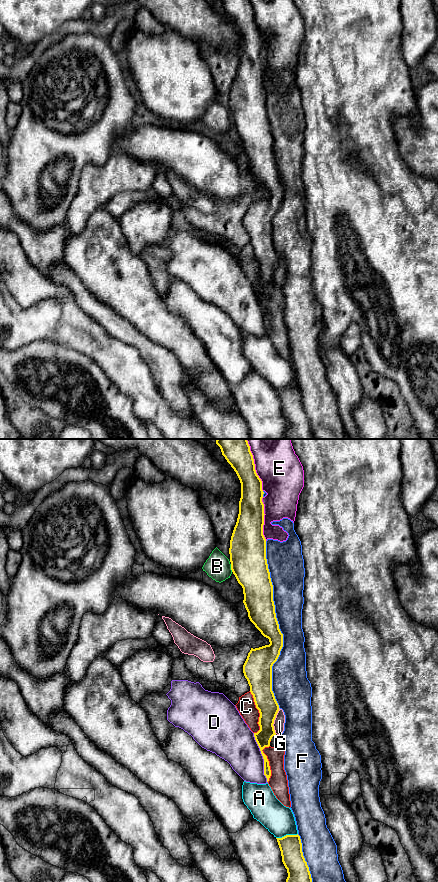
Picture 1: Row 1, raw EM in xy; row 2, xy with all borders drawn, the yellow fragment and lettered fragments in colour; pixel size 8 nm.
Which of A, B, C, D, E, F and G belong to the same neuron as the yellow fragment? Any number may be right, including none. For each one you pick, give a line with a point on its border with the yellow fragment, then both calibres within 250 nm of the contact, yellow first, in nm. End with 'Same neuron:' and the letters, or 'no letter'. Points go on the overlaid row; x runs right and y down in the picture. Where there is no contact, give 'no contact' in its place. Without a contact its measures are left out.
Same neuron: no letter

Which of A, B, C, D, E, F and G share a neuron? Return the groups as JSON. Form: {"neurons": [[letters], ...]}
{"neurons": [["A"], ["B"], ["C"], ["D"], ["E"], ["F"], ["G"]]}

